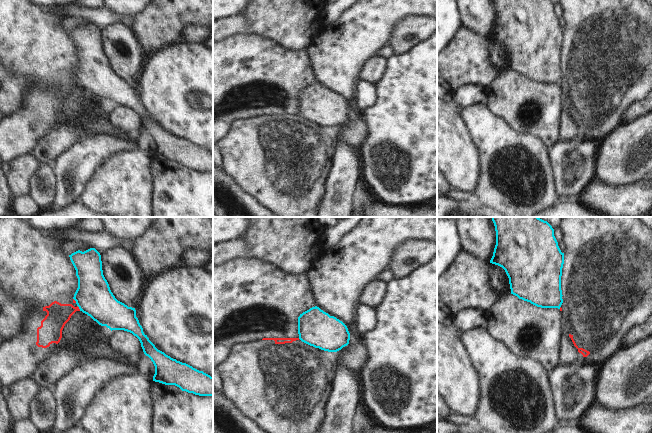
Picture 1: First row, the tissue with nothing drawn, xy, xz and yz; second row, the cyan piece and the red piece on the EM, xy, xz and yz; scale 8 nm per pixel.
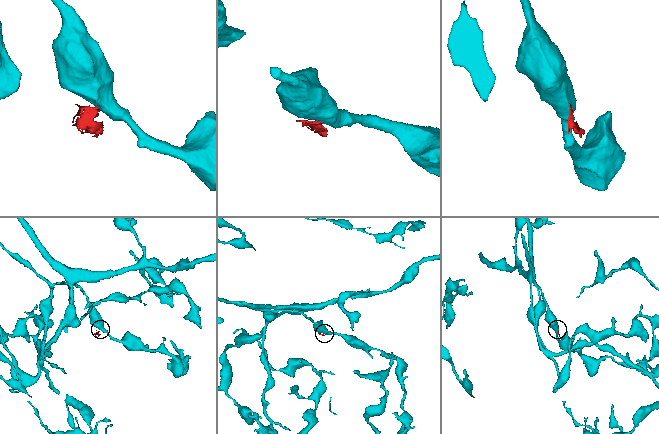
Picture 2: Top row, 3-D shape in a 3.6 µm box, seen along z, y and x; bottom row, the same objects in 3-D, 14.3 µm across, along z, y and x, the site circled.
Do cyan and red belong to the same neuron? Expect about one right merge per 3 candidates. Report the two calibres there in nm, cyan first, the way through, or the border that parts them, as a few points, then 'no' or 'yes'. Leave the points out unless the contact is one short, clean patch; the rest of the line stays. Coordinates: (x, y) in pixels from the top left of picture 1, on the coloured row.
calibres 300 and 180 nm; border xy (77, 305), (80, 310); no

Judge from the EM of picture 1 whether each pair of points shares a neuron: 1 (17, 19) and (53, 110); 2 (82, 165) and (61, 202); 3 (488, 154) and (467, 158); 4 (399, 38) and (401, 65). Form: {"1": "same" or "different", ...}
{"1": "same", "2": "same", "3": "different", "4": "different"}

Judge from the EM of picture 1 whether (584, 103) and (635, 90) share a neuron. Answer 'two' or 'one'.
one

